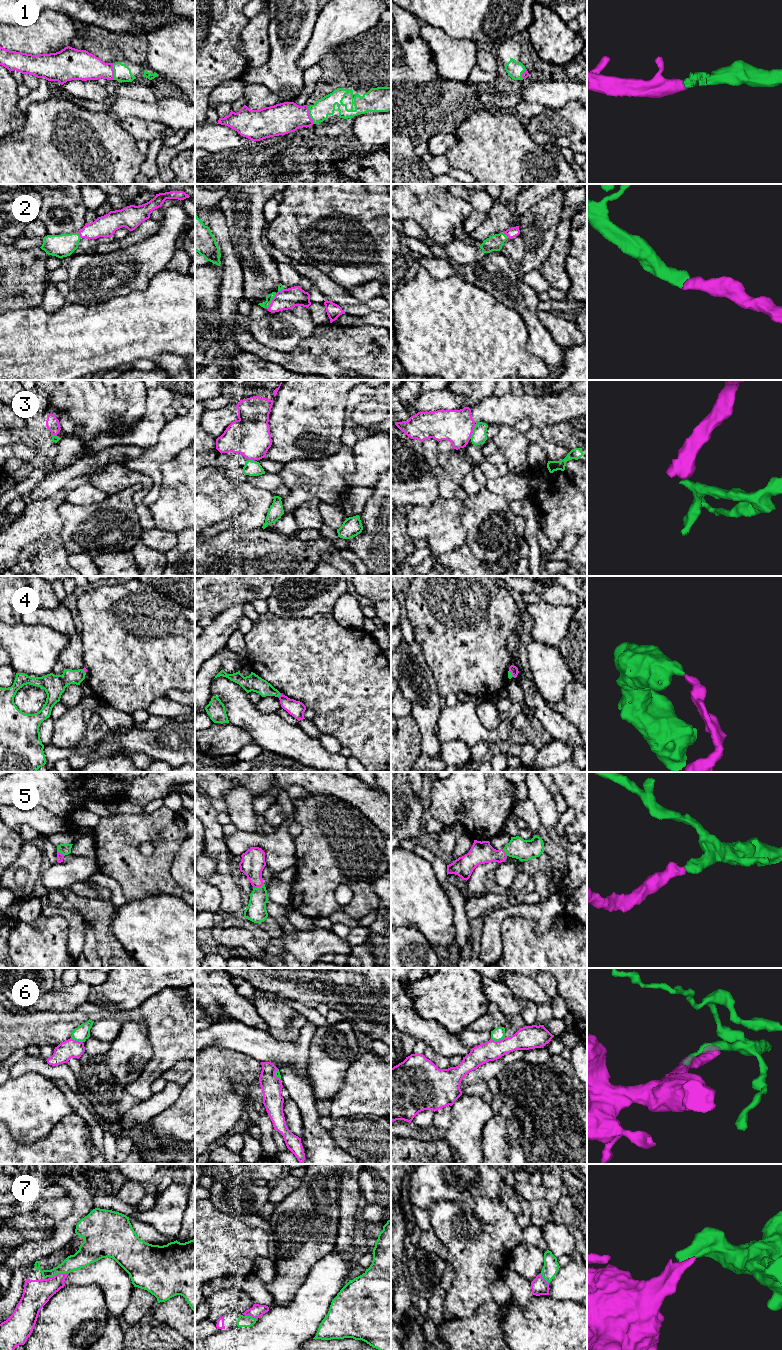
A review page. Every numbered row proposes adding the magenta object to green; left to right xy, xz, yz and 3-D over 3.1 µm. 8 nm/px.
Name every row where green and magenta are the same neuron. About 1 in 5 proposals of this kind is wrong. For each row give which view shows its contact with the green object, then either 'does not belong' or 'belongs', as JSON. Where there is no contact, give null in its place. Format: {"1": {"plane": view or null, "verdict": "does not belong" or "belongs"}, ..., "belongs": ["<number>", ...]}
{"1": {"plane": "xz", "verdict": "belongs"}, "2": {"plane": "xz", "verdict": "belongs"}, "3": {"plane": "yz", "verdict": "does not belong"}, "4": {"plane": "xz", "verdict": "does not belong"}, "5": {"plane": "xz", "verdict": "belongs"}, "6": {"plane": "yz", "verdict": "does not belong"}, "7": {"plane": "xy", "verdict": "belongs"}, "belongs": ["1", "2", "5", "7"]}

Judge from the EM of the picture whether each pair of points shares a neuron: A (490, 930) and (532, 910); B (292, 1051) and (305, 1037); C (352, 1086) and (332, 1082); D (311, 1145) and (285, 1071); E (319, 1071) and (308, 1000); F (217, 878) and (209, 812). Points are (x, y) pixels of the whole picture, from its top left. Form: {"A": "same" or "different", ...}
{"A": "same", "B": "same", "C": "different", "D": "same", "E": "different", "F": "same"}

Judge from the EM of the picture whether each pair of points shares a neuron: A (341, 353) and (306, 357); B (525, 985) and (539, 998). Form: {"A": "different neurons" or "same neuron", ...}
{"A": "same neuron", "B": "same neuron"}

